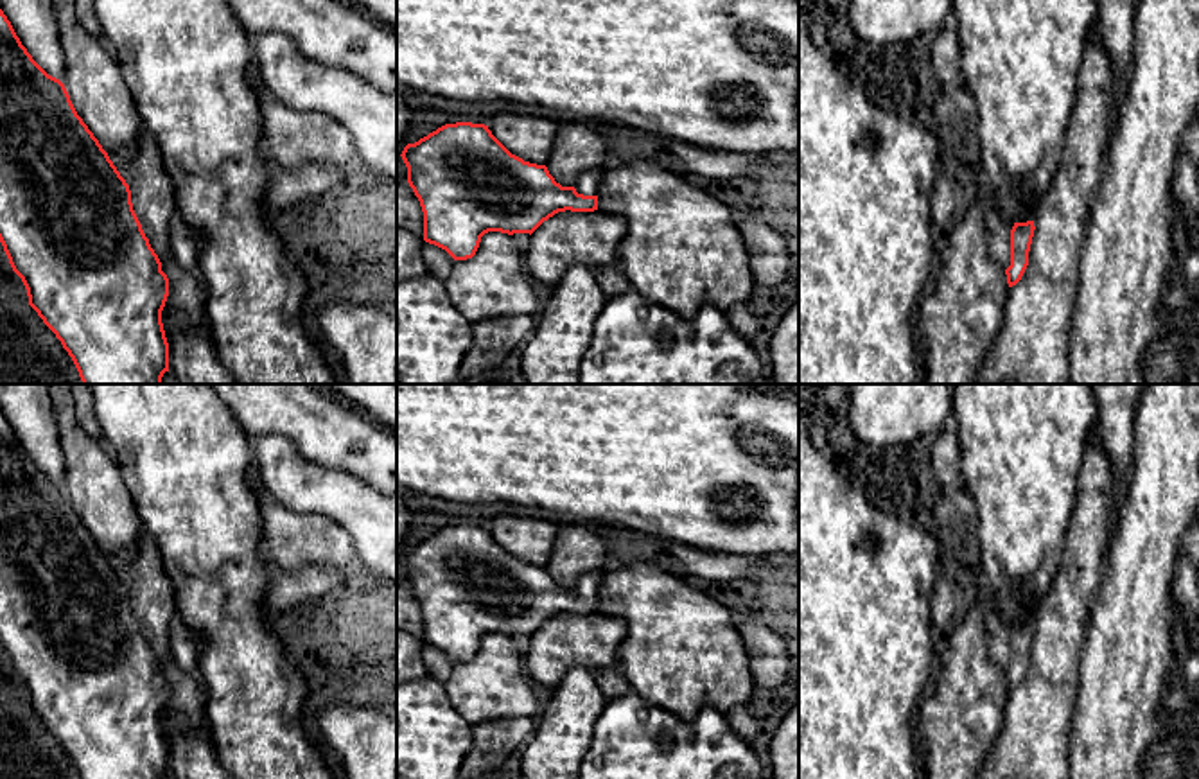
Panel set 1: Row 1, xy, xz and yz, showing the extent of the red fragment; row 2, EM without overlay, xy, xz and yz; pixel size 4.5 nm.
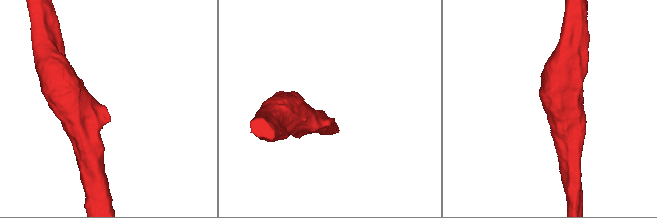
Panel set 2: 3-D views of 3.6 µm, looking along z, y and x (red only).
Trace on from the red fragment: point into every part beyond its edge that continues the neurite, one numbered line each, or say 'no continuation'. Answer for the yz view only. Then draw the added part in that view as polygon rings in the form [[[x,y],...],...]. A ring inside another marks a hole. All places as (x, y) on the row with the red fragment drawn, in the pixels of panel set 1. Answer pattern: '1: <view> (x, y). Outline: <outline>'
1: yz (998, 227). Outline: [[[996,208],[985,212],[985,224],[989,232],[989,253],[1003,269],[1011,266],[1011,230],[1012,221],[1003,217]]]

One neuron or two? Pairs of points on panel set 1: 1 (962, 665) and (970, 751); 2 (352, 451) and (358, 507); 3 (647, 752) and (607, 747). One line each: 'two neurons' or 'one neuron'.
1: one neuron
2: two neurons
3: one neuron

